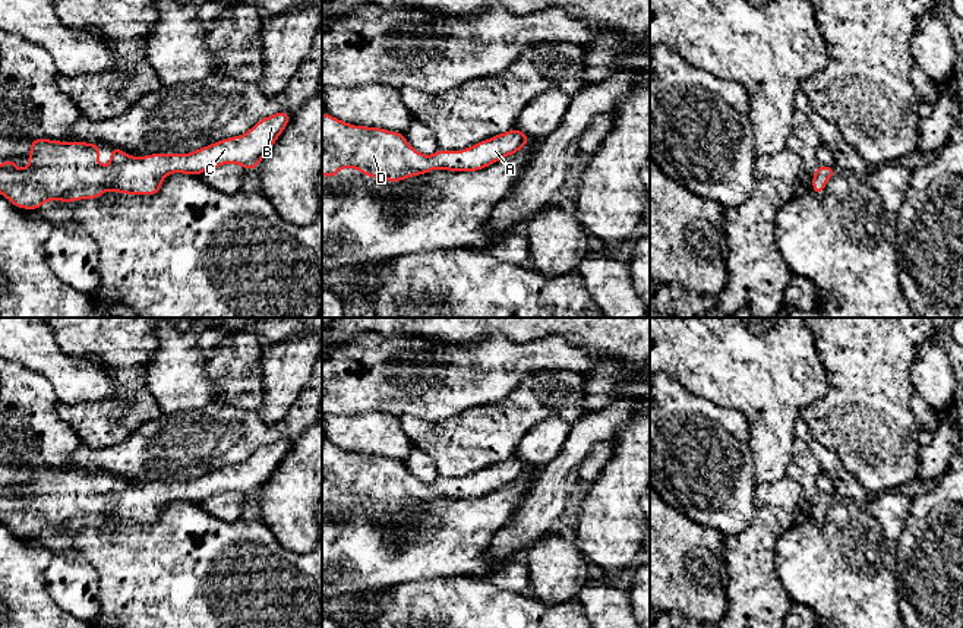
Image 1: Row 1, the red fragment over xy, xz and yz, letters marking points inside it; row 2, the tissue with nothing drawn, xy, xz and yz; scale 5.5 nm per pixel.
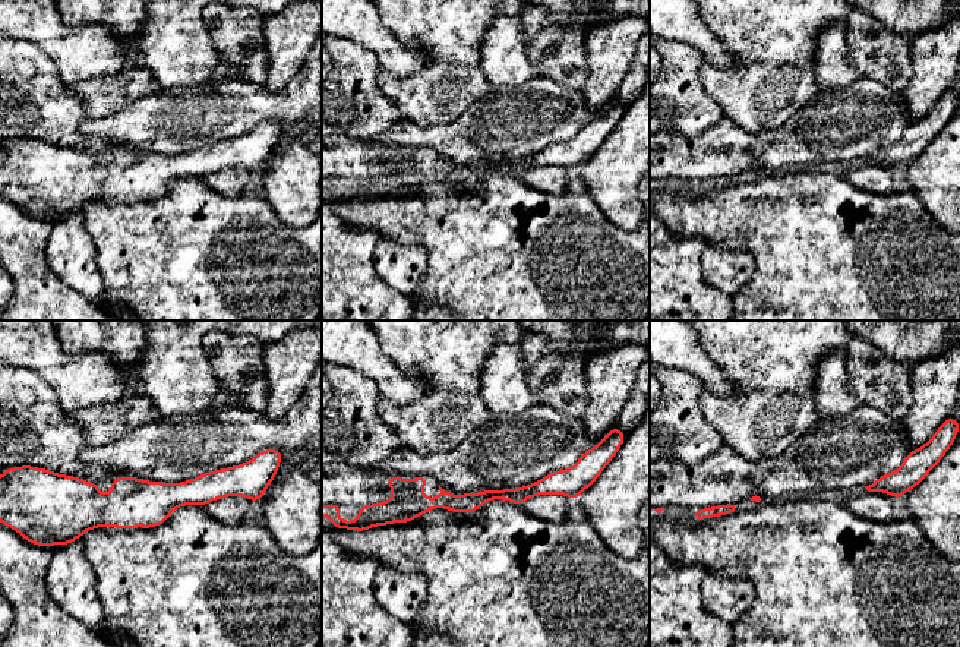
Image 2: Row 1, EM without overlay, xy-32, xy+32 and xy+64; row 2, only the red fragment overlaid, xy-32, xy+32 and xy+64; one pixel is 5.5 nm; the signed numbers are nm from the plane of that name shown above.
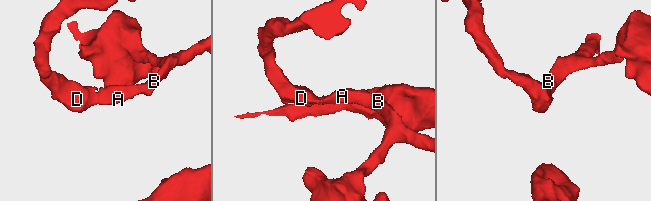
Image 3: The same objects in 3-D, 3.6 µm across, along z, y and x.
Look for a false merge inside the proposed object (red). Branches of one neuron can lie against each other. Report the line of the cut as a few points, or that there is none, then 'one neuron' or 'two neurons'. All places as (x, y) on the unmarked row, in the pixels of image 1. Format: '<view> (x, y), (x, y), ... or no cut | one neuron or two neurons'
no cut | one neuron

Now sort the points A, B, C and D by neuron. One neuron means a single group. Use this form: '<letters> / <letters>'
A B C D

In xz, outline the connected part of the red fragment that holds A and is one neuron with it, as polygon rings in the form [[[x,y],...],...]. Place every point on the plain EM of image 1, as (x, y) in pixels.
[[[322,442],[322,502],[334,506],[342,496],[357,496],[366,505],[401,509],[411,504],[426,502],[435,496],[448,499],[477,499],[518,480],[528,471],[528,463],[518,457],[480,468],[462,479],[438,477],[433,483],[423,483],[405,467],[404,461],[388,460],[382,455],[353,454],[337,445]]]

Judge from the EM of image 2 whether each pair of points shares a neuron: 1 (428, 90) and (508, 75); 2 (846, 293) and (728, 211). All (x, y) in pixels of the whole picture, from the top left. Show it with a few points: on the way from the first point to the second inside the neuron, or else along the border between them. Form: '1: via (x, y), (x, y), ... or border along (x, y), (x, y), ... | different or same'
1: border along (480, 46), (480, 69), (492, 88) | different
2: via (817, 264), (771, 218), (757, 217) | same

